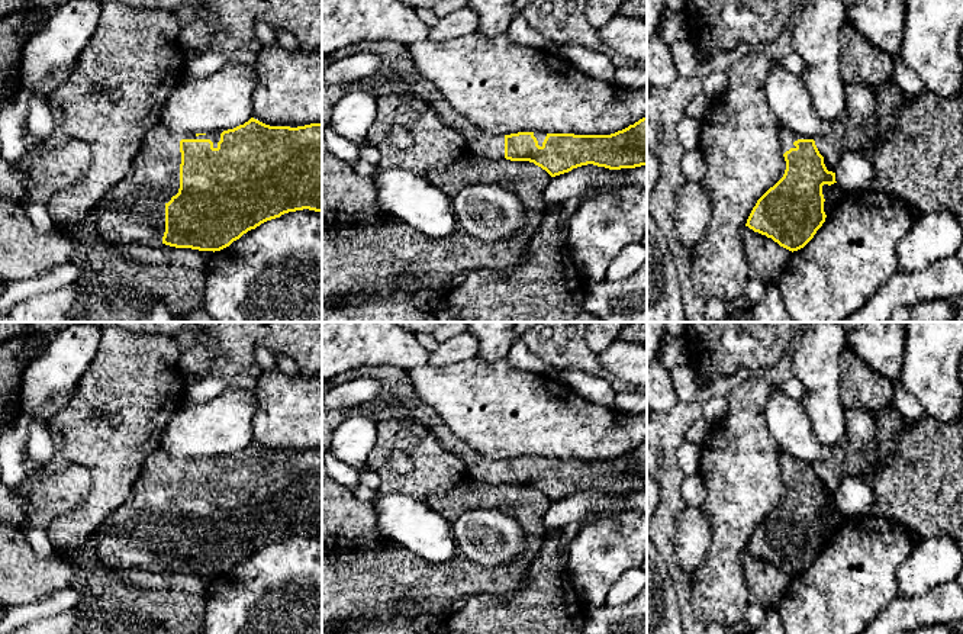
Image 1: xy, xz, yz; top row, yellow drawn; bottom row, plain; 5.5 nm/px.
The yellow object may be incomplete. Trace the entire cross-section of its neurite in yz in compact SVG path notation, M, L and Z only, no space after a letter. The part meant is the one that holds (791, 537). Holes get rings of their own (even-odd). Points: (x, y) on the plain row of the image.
M780 454L786 486L783 502L753 532L745 551L789 576L803 573L825 547L824 509L834 509L815 466Z

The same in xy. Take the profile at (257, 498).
M254 442L244 450L223 457L178 460L168 456L162 448L152 451L144 461L142 470L135 482L132 495L100 524L97 531L97 557L104 569L136 569L160 572L161 569L175 573L191 573L199 576L220 576L239 564L244 559L261 548L296 535L322 537L322 448L305 451L270 451Z

